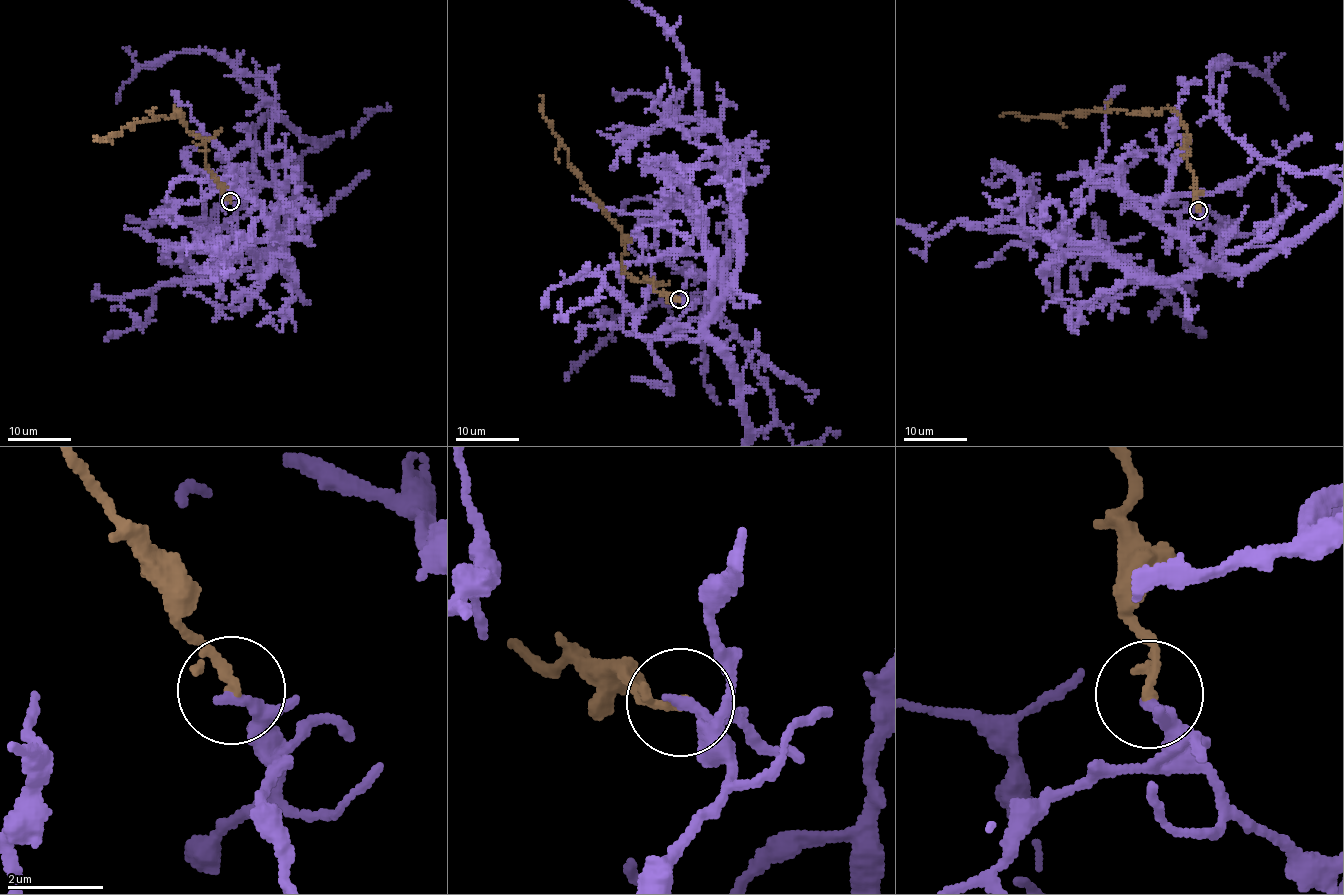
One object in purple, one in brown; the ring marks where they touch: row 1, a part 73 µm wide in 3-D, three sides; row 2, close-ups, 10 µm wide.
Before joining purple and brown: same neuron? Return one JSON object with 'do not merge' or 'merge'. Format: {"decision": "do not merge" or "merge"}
{"decision": "do not merge"}

